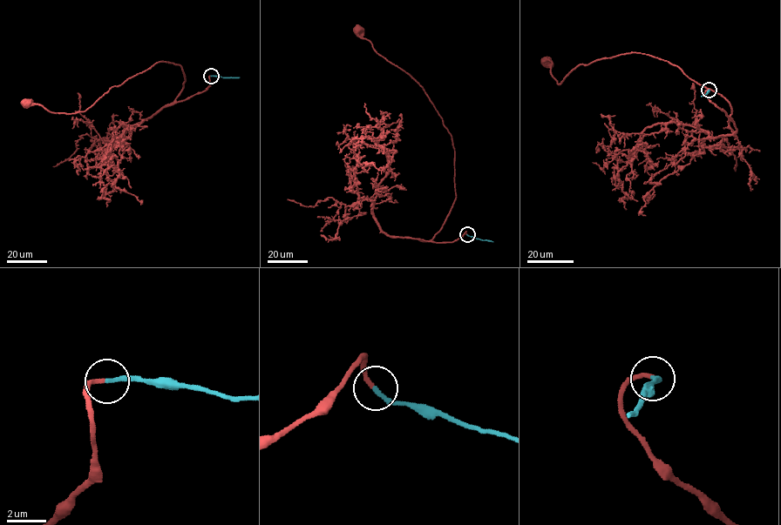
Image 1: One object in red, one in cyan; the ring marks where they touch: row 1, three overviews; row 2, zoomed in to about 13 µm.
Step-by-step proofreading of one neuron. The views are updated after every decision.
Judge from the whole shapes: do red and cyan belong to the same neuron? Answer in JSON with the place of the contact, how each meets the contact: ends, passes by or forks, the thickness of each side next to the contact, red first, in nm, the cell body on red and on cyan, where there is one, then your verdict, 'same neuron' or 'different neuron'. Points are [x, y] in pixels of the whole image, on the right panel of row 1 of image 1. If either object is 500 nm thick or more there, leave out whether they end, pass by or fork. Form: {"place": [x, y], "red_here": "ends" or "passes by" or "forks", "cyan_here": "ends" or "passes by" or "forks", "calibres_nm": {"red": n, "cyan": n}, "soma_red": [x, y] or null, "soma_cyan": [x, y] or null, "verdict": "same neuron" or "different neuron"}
{"place": [709, 90], "red_here": "ends", "cyan_here": "ends", "calibres_nm": {"red": 220, "cyan": 240}, "soma_red": [546, 62], "soma_cyan": null, "verdict": "same neuron"}

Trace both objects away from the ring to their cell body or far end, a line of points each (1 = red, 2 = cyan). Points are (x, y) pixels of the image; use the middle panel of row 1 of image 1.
1: (466, 234), (452, 242), (419, 239), (431, 238), (455, 198), (451, 134), (423, 87), (377, 54), (358, 30)
2: (467, 234), (493, 242)

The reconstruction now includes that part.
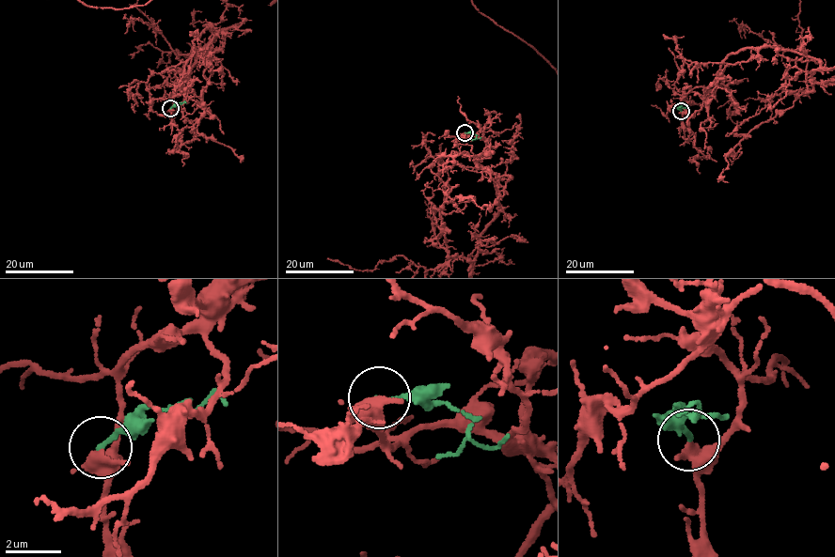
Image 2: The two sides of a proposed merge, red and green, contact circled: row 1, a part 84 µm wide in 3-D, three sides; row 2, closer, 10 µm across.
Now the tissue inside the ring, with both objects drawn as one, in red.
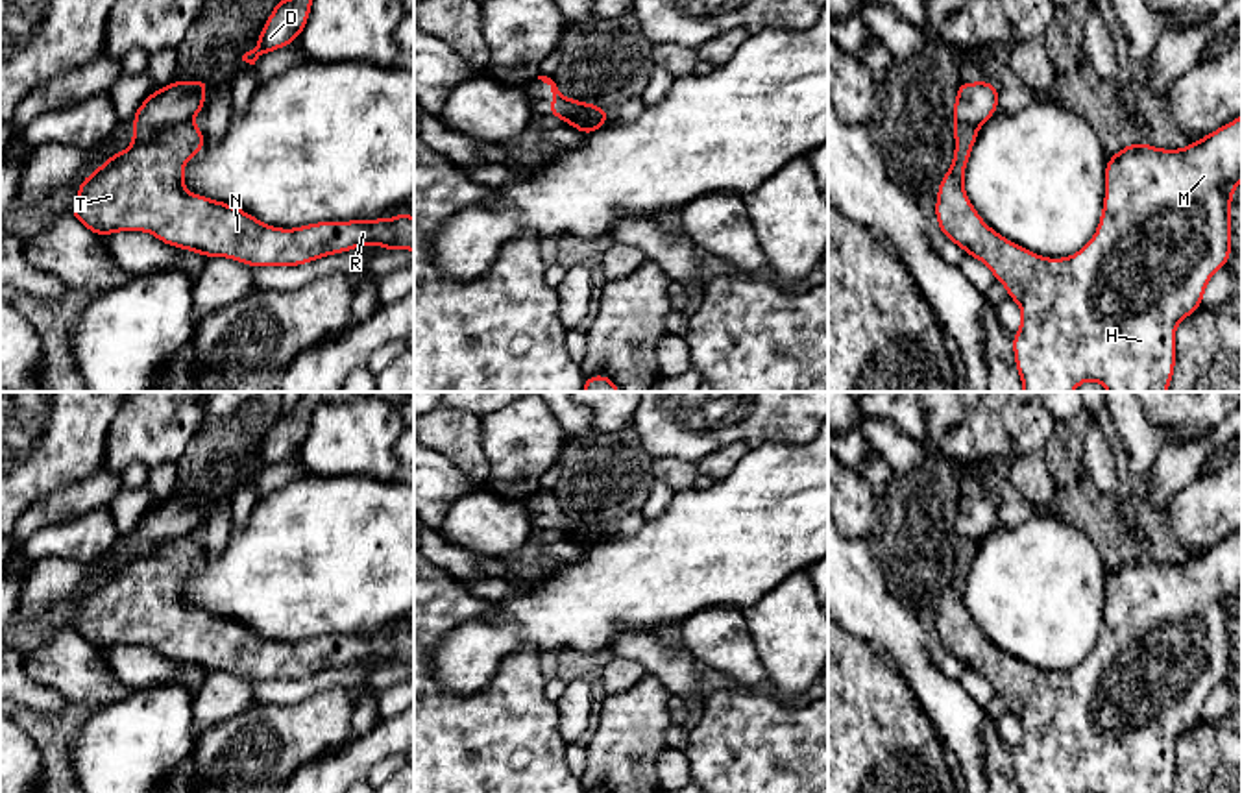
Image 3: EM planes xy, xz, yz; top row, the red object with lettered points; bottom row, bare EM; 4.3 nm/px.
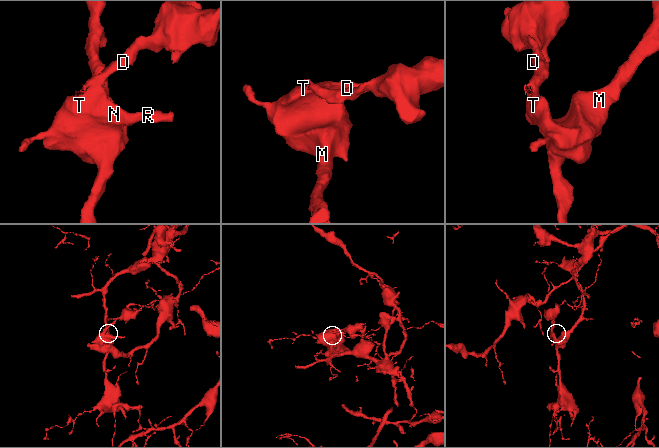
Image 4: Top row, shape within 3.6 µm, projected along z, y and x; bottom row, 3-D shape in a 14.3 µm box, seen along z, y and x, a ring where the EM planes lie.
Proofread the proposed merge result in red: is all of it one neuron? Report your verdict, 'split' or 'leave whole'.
split

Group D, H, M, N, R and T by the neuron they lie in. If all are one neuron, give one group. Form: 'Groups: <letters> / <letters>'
Groups: D / H M N R T

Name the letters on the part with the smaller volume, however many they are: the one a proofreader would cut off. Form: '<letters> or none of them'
D

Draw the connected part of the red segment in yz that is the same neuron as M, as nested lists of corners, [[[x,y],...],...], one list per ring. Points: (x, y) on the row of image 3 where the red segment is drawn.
[[[1242,115],[1207,133],[1187,150],[1159,150],[1148,142],[1124,146],[1105,168],[1105,201],[1100,226],[1090,242],[1068,259],[1044,259],[992,231],[968,201],[963,176],[978,128],[954,124],[956,153],[944,174],[935,216],[944,237],[967,255],[983,261],[1011,299],[1022,309],[1022,327],[1013,335],[1015,364],[1024,392],[1072,392],[1083,381],[1100,381],[1109,392],[1166,392],[1174,375],[1179,322],[1201,309],[1201,296],[1212,274],[1231,255],[1229,209],[1233,189],[1242,179]]]

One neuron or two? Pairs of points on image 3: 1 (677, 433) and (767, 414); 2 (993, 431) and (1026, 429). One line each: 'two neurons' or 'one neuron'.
1: one neuron
2: one neuron

